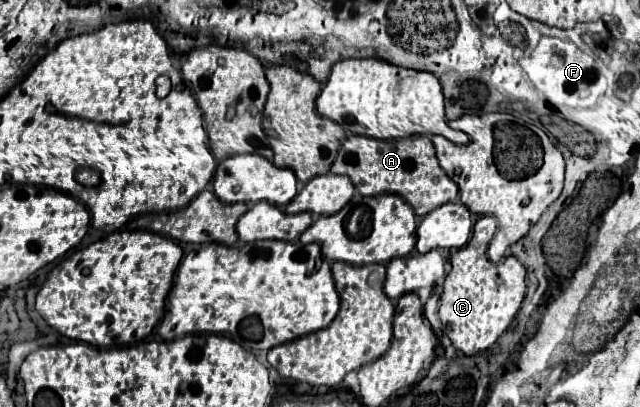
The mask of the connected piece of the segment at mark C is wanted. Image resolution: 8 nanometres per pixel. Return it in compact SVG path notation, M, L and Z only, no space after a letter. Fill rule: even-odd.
M478 216L466 248L458 248L452 254L452 268L444 280L440 320L446 336L466 356L490 348L500 338L500 334L510 326L512 318L520 310L522 298L526 294L526 268L518 262L518 258L506 256L500 262L492 262L486 256L486 248L494 232L496 220L492 216Z

